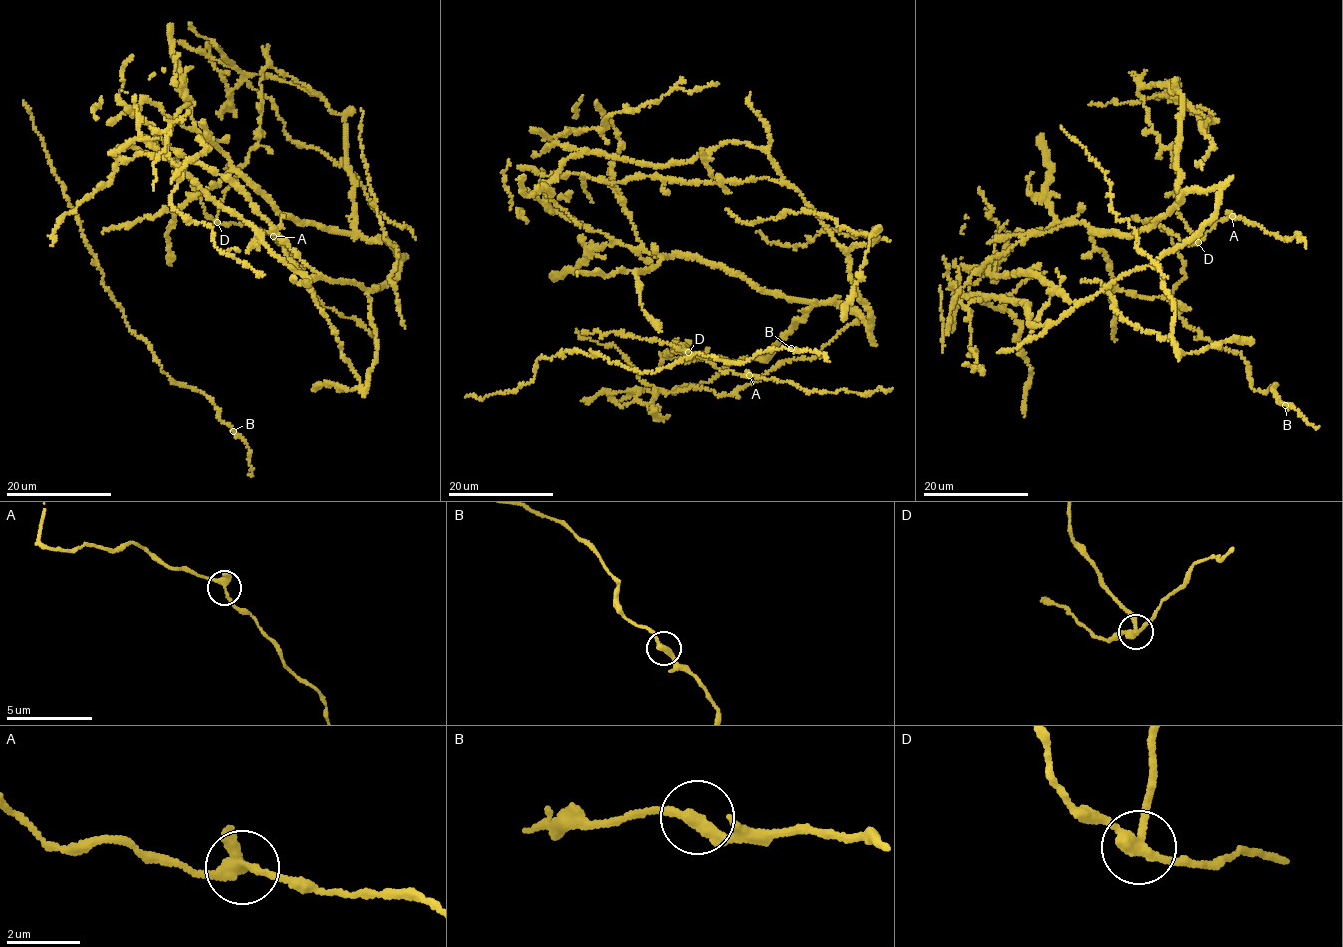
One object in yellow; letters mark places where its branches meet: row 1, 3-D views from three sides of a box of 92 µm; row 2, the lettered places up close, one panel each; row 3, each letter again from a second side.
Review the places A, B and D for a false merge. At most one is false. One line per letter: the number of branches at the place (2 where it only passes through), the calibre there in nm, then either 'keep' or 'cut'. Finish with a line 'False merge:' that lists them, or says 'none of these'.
A: branches 3; calibre 280 nm; keep
B: branches 2; calibre 300 nm; keep
D: branches 3; calibre 280 nm; cut
False merge: D

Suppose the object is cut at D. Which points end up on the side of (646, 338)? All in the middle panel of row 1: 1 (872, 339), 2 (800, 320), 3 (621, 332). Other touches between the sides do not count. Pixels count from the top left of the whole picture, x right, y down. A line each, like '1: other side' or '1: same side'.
1: other side
2: other side
3: same side

